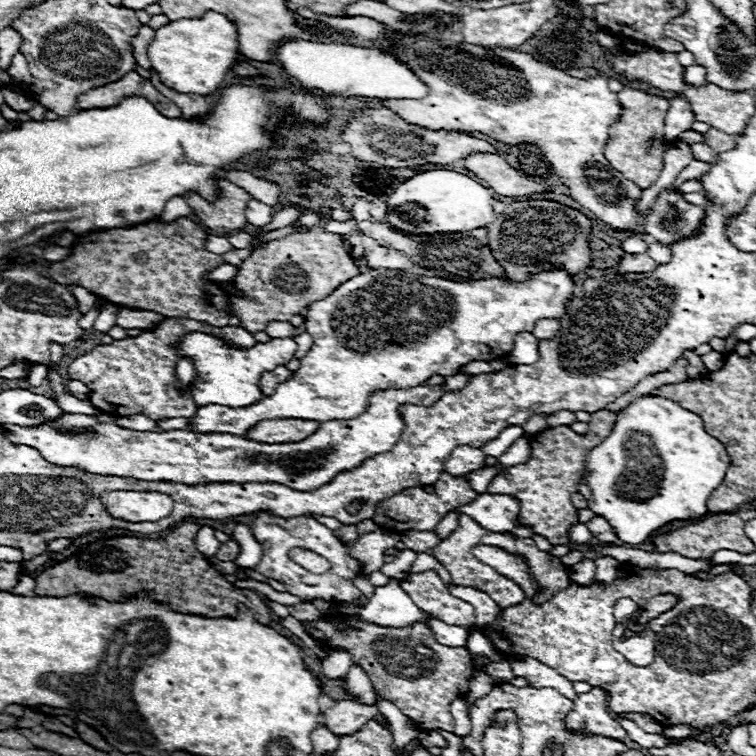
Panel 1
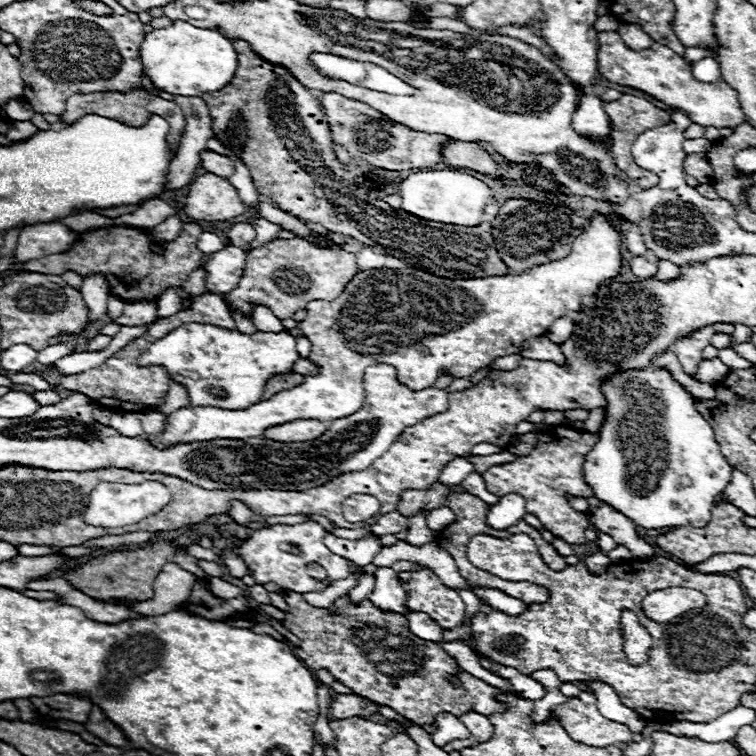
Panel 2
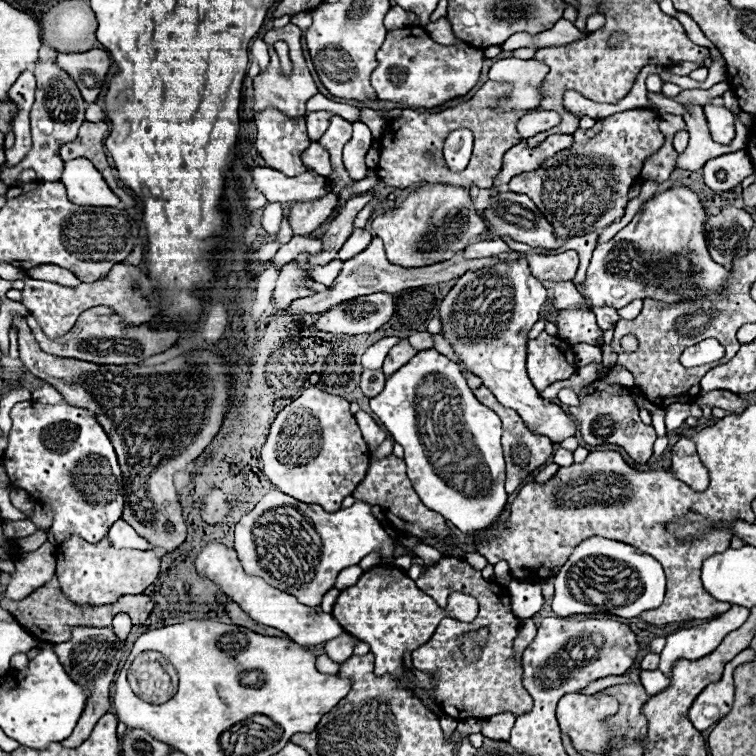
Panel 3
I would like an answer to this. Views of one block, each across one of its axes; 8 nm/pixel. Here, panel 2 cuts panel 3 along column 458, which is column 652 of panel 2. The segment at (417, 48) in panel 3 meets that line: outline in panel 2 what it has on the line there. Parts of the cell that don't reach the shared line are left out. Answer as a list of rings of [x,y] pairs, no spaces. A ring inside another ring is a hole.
[[[598,32],[598,72],[620,86],[630,86],[634,90],[642,90],[652,98],[668,104],[670,108],[684,110],[694,124],[714,126],[714,128],[736,128],[746,120],[738,94],[724,80],[718,82],[698,82],[690,72],[690,64],[686,64],[676,52],[654,42],[646,50],[630,50],[618,32]]]

